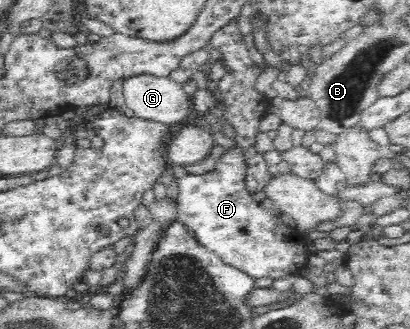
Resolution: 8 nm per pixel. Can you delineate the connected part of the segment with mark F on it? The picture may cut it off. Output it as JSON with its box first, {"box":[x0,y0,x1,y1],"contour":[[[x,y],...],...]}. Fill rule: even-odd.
{"box":[174,148,311,280],"contour":[[[237,148],[224,153],[213,173],[205,175],[186,174],[178,182],[178,197],[174,220],[184,225],[189,237],[205,250],[213,252],[231,267],[243,270],[252,278],[272,278],[278,280],[288,274],[300,273],[307,265],[307,257],[311,253],[310,244],[305,234],[300,234],[296,227],[285,225],[278,216],[268,211],[261,203],[254,200],[251,192],[244,186],[244,161],[238,155]]]}

